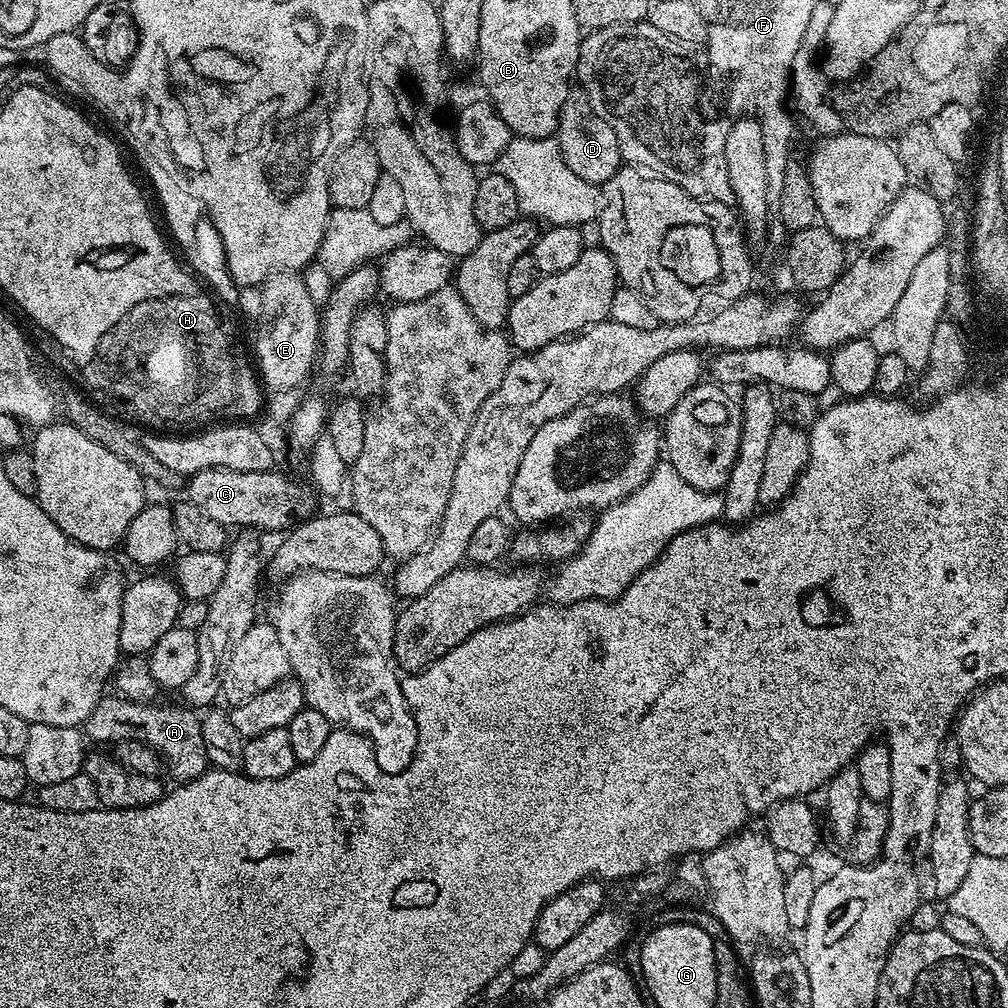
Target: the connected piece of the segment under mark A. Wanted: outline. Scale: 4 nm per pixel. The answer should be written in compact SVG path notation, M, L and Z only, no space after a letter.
M119 694L101 696L98 706L86 718L82 731L93 745L115 745L121 740L137 740L149 744L161 758L166 772L173 776L173 781L183 782L198 778L209 771L207 744L203 741L201 717L193 709L176 704L160 704L143 700L127 700Z

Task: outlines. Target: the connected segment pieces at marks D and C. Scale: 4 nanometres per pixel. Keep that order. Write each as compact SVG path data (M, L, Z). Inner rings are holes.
M579 86L569 87L566 102L562 102L560 125L556 127L554 136L567 166L585 182L603 186L622 167L618 134L610 130L610 122L602 122L602 118L594 114L590 98L586 98Z
M207 468L187 477L186 498L194 506L198 506L198 510L203 510L219 524L225 526L236 524L237 529L254 528L264 534L280 531L283 533L291 529L297 521L303 522L317 511L317 493L307 483L305 484L279 470L243 472L225 468Z

